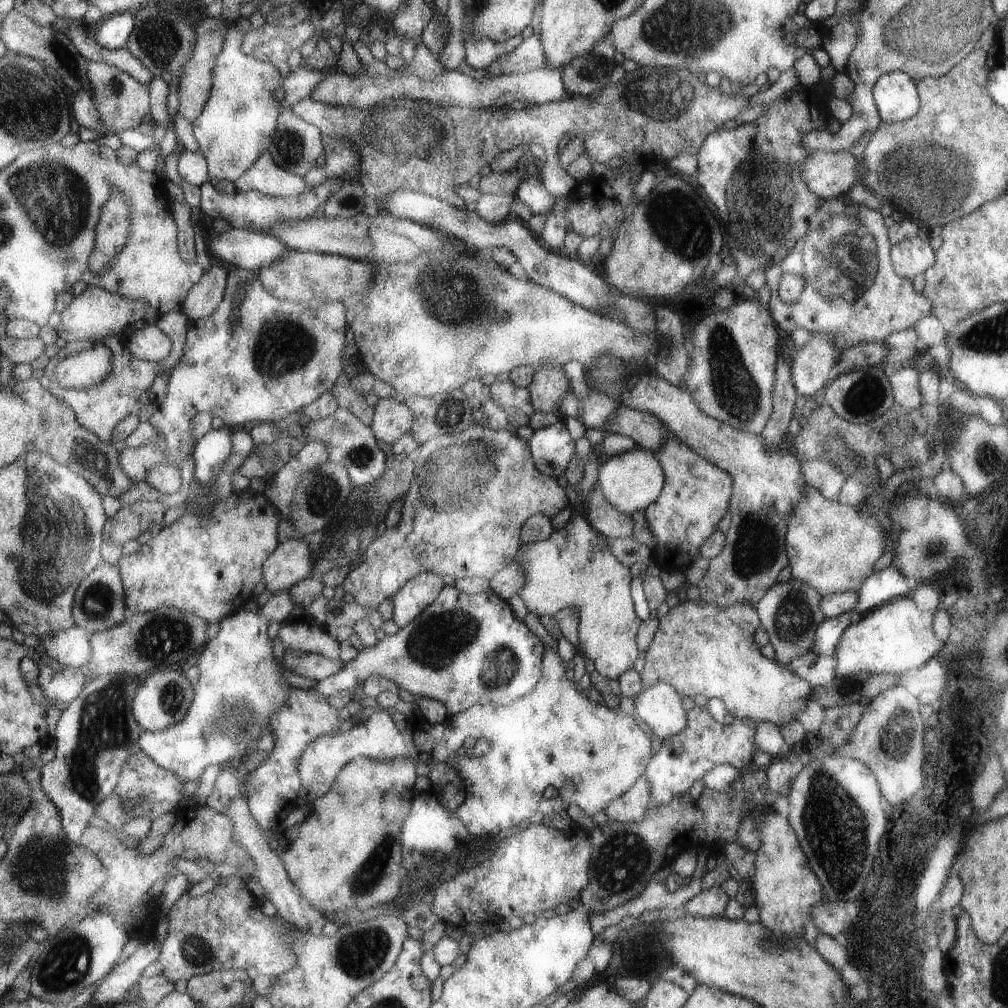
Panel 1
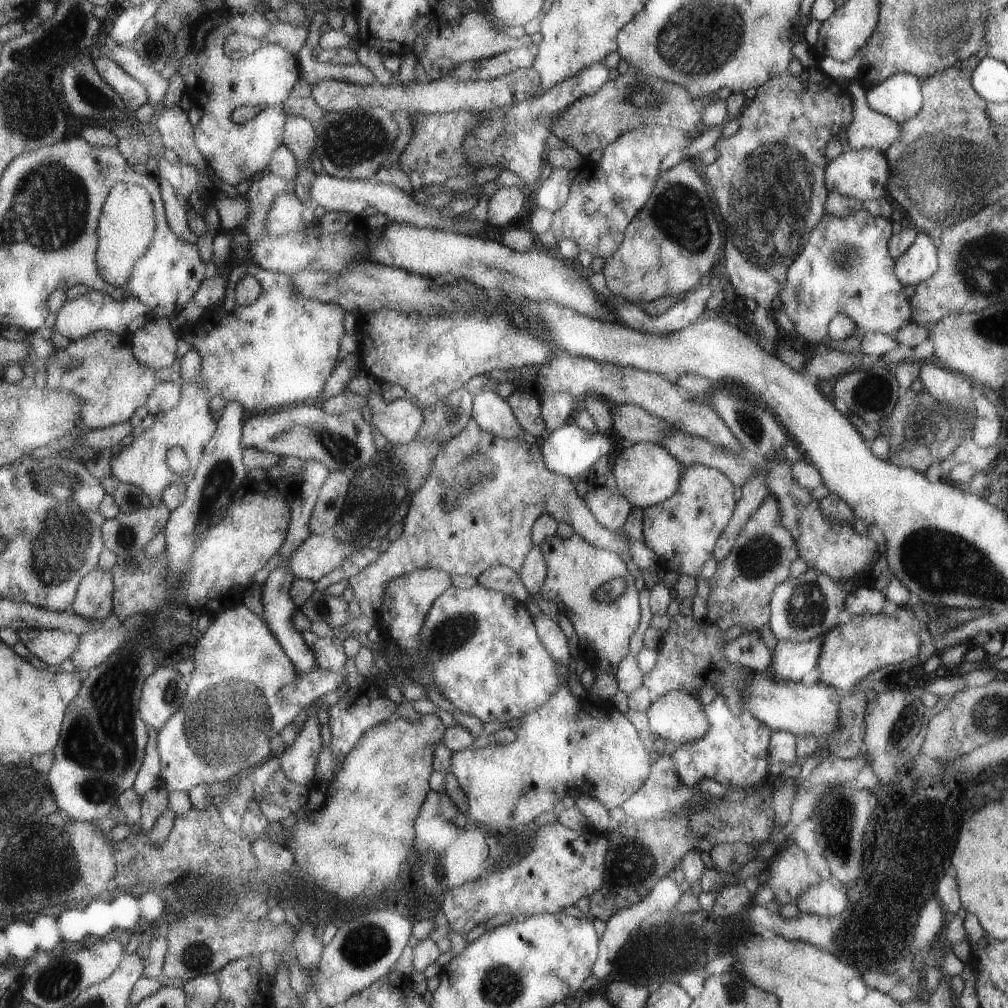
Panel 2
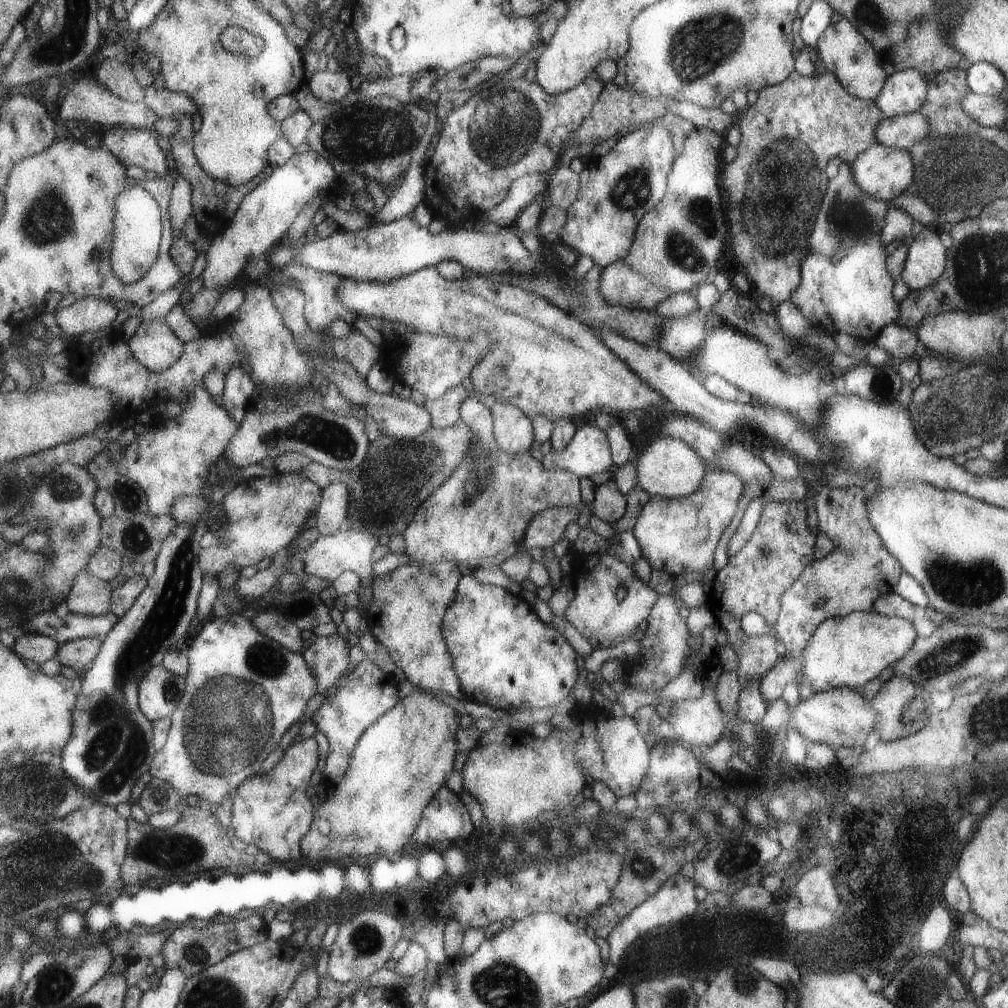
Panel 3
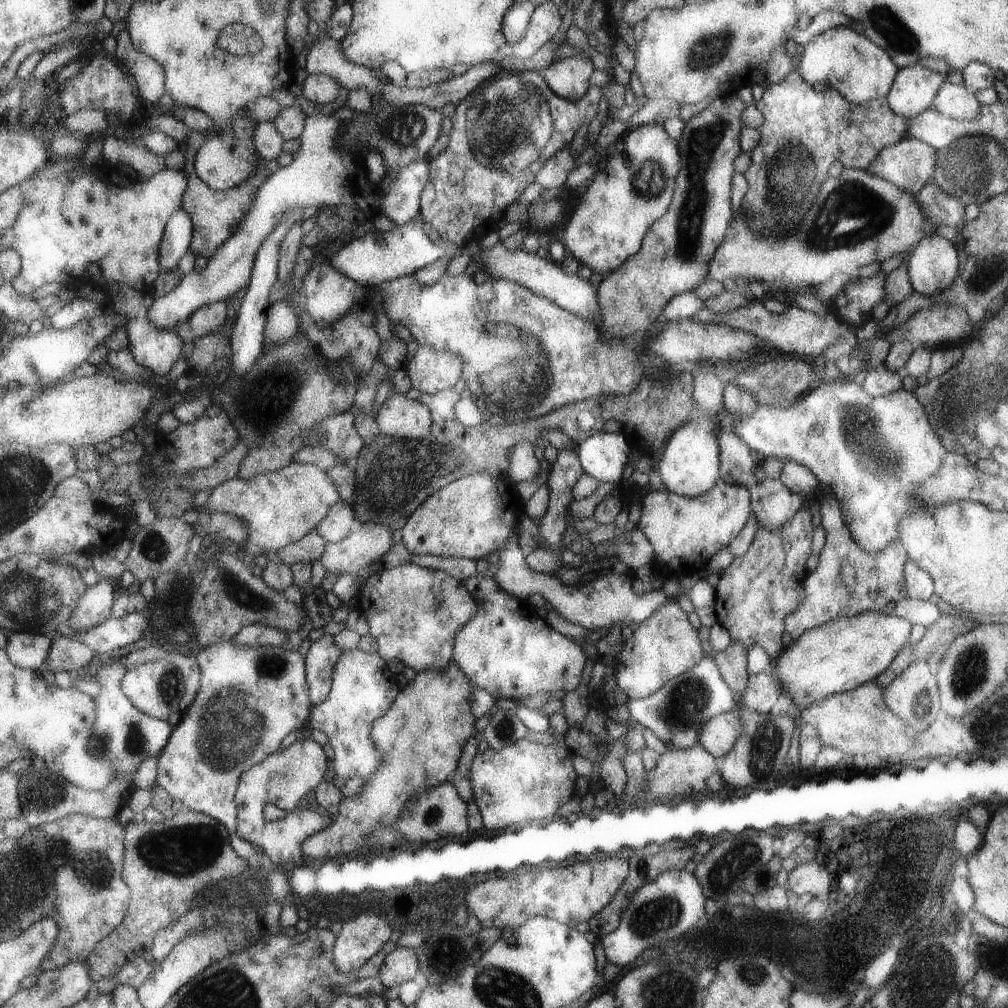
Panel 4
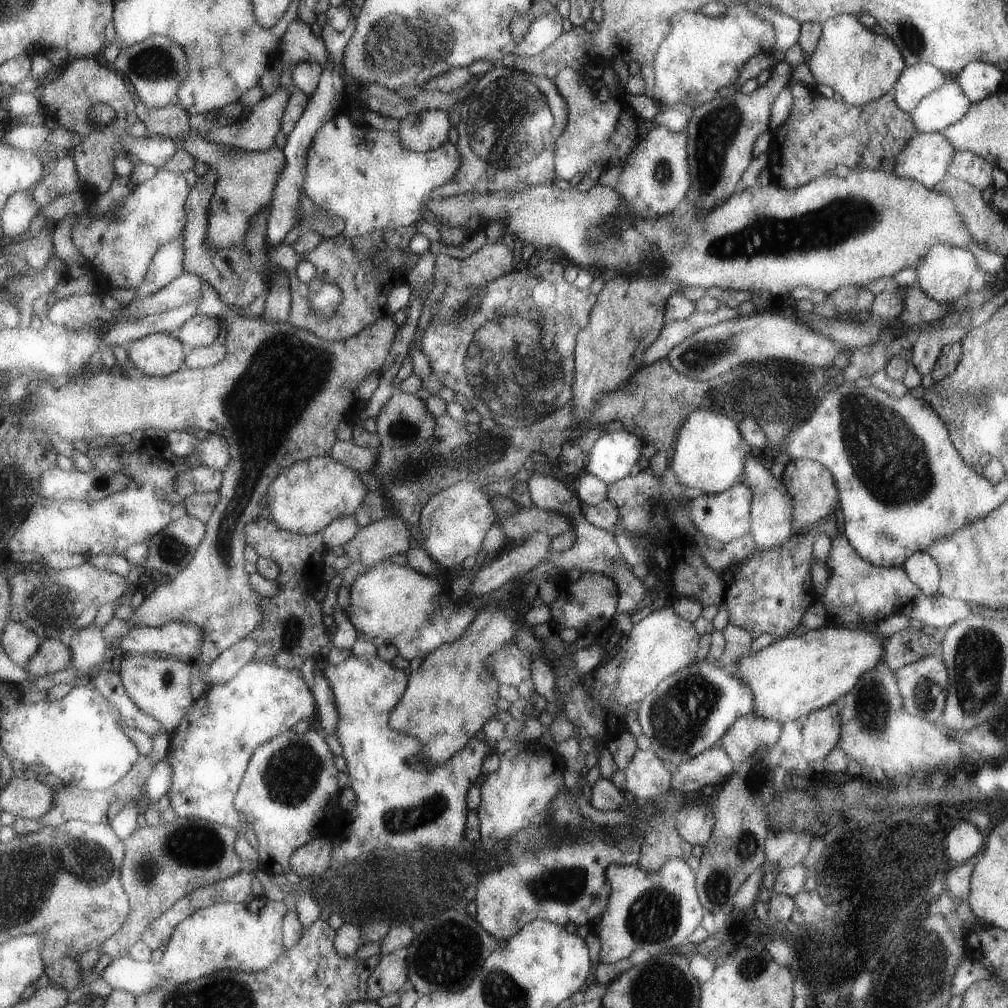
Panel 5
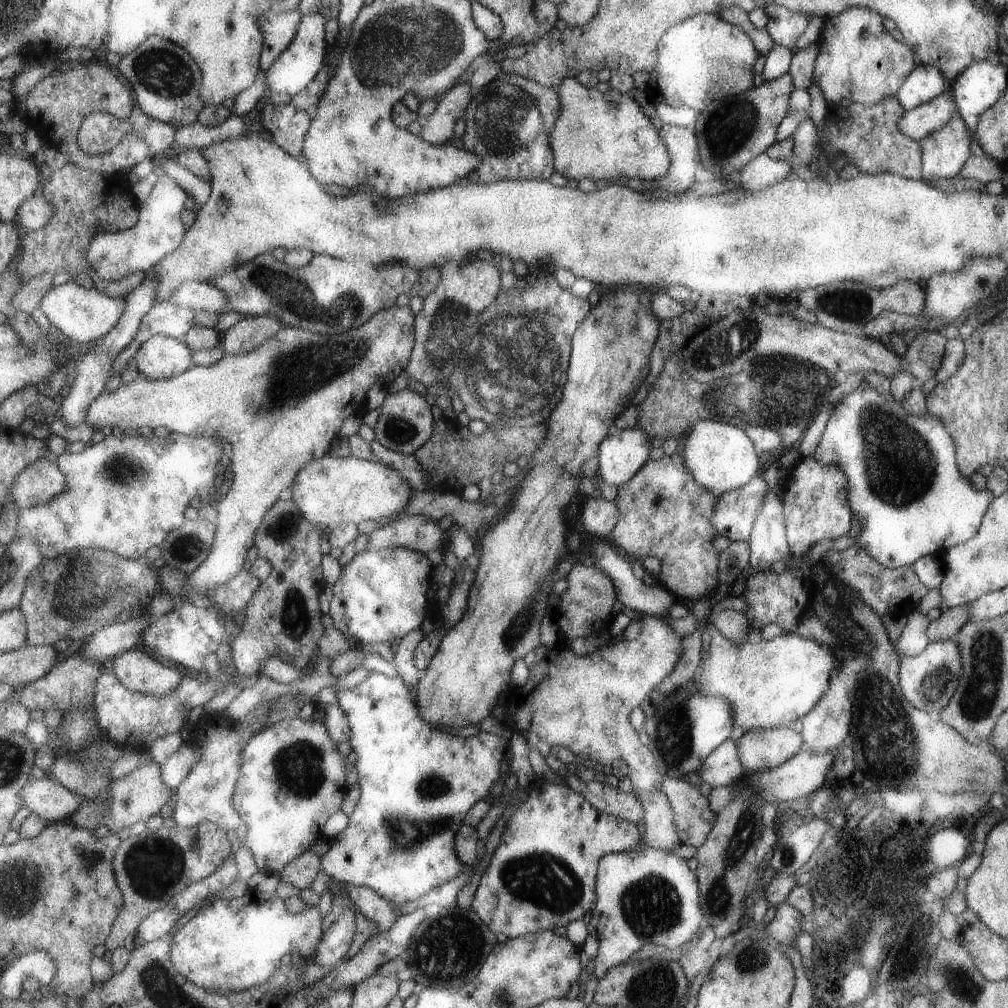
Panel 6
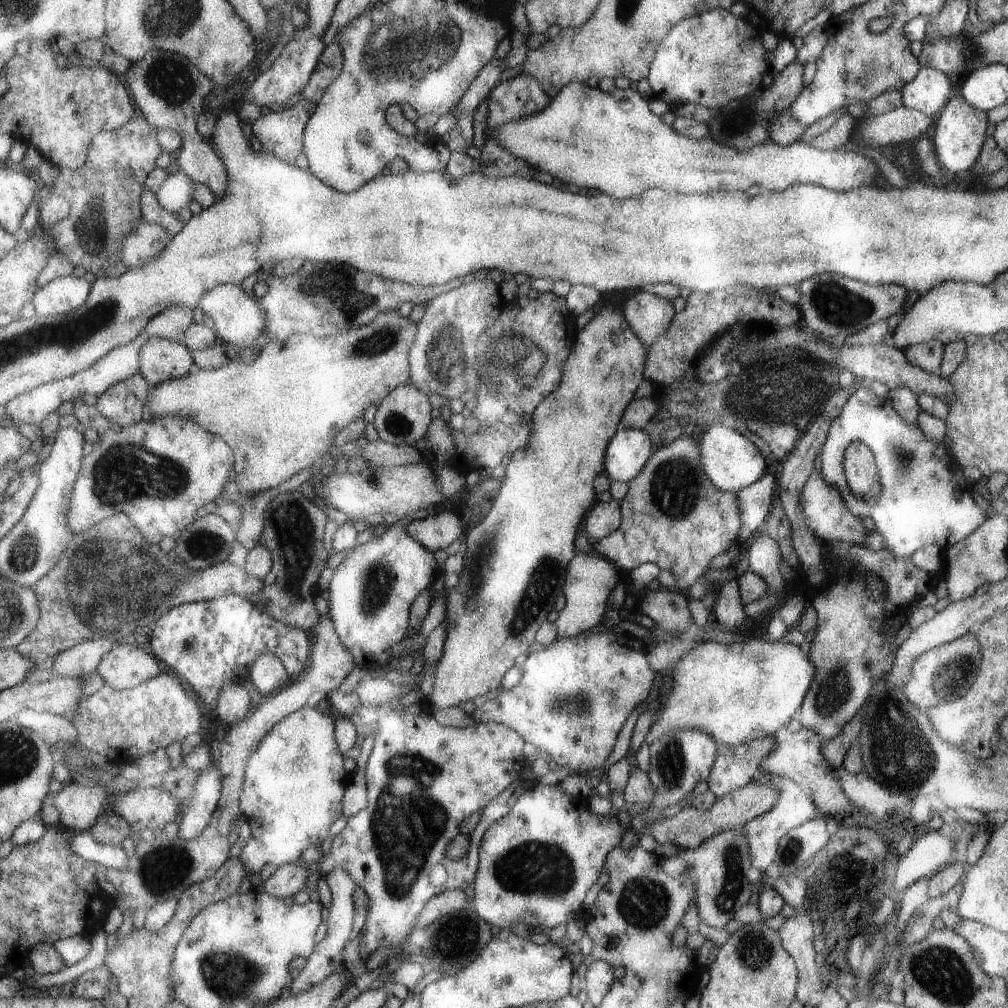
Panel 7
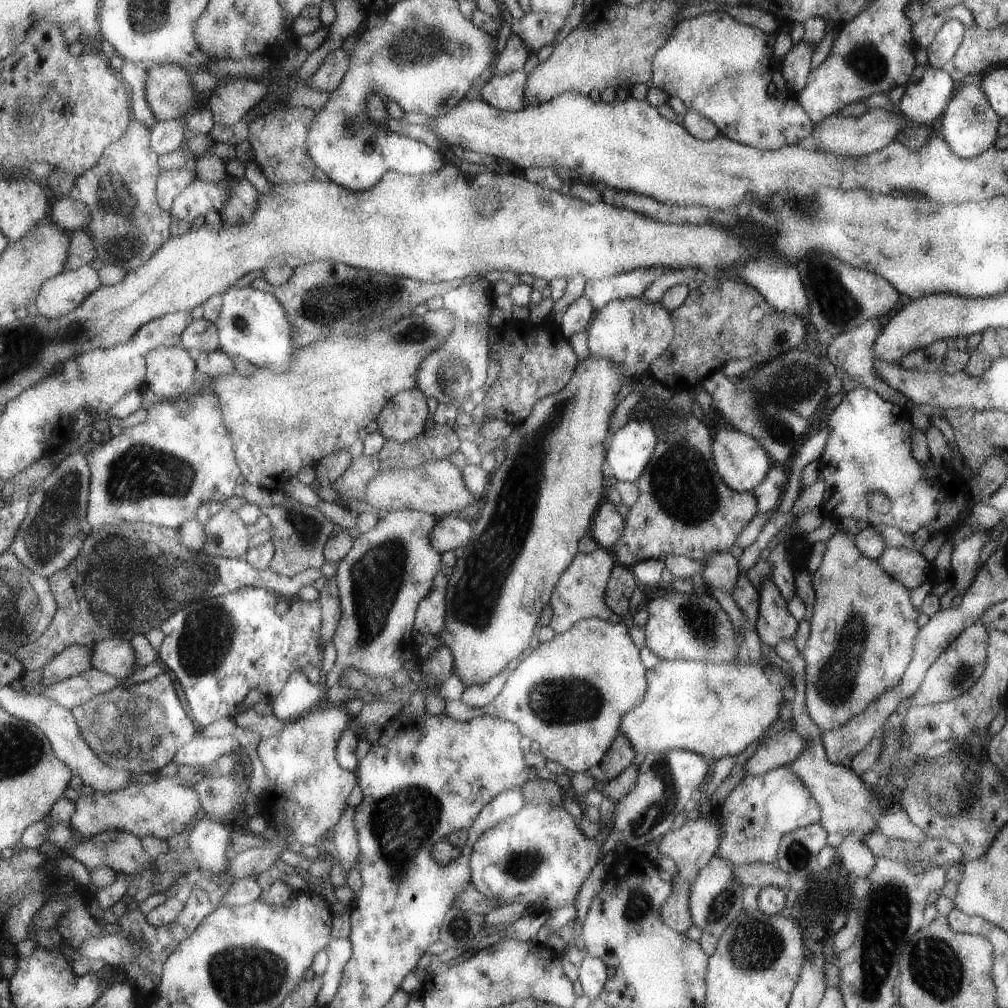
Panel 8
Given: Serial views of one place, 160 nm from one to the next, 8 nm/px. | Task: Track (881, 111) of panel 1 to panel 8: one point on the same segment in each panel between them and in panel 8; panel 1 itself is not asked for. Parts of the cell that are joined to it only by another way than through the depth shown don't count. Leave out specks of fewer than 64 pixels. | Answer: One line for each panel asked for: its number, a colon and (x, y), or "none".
2: (898, 97)
3: (903, 92)
4: (912, 90)
5: (915, 81)
6: (924, 82)
7: (928, 90)
8: (923, 99)

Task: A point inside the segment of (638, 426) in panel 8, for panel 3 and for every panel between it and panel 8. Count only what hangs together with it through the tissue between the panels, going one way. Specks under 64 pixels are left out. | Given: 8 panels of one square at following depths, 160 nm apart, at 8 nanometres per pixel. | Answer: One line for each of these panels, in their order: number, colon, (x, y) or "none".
3: (589, 445)
4: (602, 455)
5: (610, 458)
6: (620, 456)
7: (630, 450)

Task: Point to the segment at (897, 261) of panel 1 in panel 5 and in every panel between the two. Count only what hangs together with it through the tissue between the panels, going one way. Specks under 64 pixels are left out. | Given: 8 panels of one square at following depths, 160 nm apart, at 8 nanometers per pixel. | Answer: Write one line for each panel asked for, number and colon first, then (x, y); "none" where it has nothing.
2: (919, 261)
3: (925, 260)
4: (932, 265)
5: (943, 273)

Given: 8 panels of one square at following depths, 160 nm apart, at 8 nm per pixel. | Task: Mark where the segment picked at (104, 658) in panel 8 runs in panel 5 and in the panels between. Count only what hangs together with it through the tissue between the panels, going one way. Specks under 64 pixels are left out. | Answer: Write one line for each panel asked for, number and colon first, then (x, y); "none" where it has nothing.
5: (161, 686)
6: (138, 670)
7: (126, 665)

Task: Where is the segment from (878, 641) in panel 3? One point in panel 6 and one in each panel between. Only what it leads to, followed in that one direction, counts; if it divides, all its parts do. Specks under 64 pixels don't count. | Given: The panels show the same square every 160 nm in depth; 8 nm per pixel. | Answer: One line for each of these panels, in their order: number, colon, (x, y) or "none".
4: (842, 653)
5: (794, 675)
6: (766, 683)

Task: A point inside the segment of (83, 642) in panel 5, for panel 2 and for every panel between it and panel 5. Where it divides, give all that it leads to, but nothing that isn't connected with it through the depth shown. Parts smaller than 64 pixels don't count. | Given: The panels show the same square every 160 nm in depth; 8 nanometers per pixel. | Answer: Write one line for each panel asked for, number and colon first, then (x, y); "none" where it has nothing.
2: (94, 600)
3: (90, 595)
4: (95, 607)

